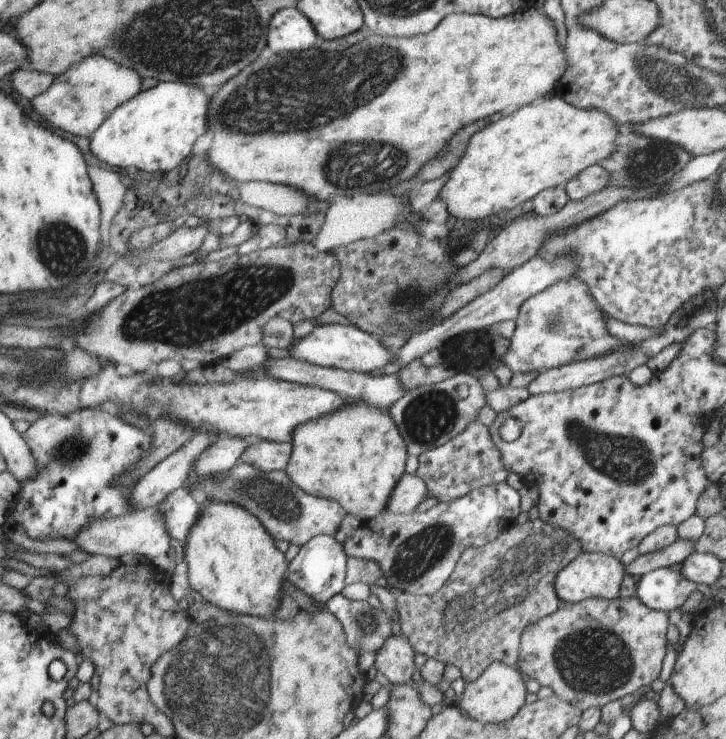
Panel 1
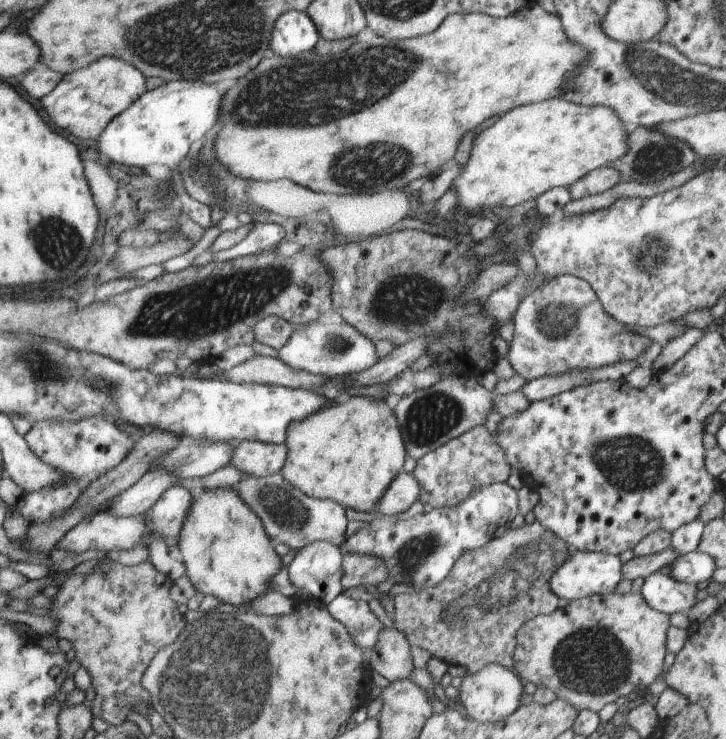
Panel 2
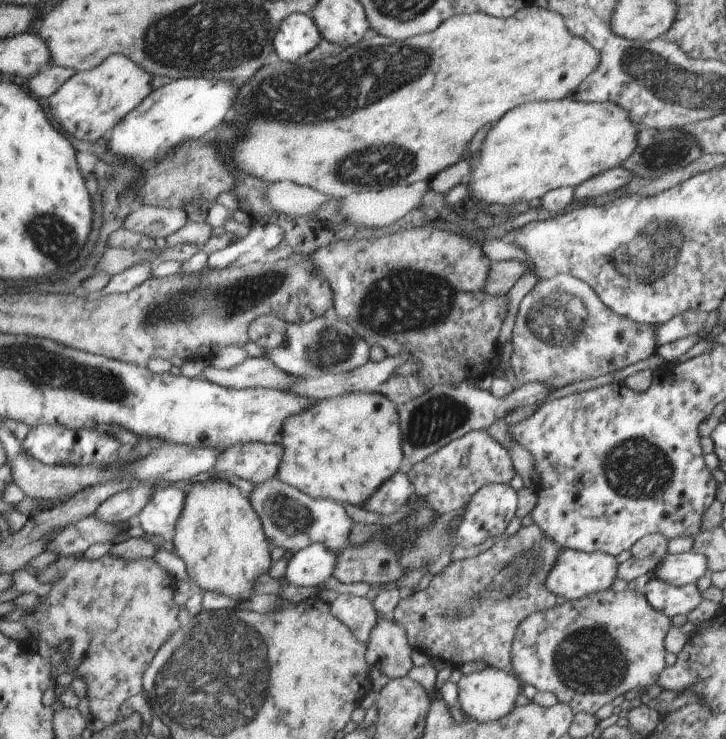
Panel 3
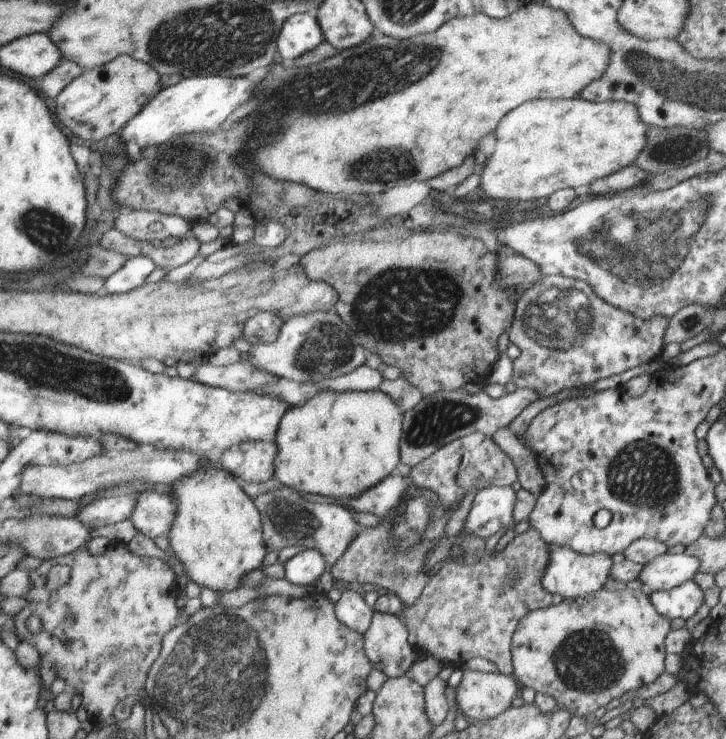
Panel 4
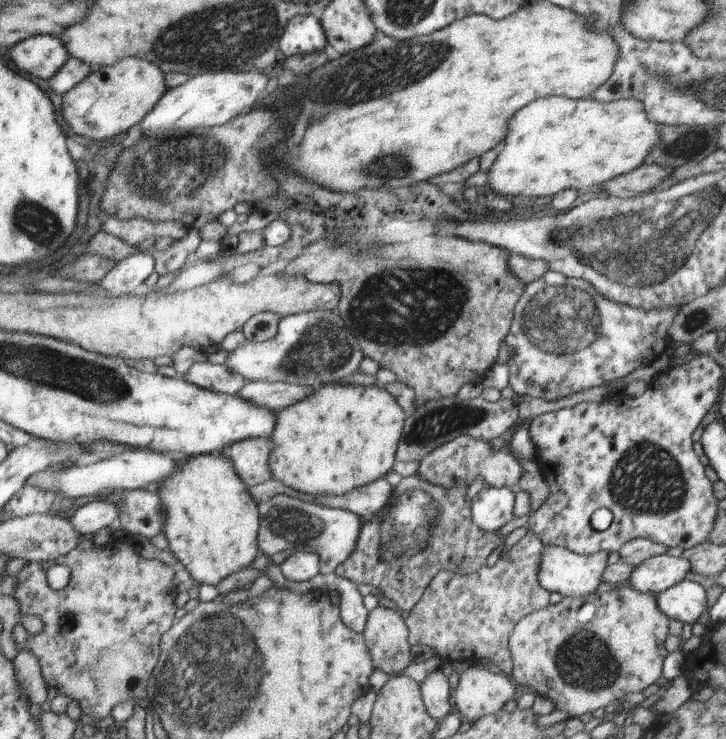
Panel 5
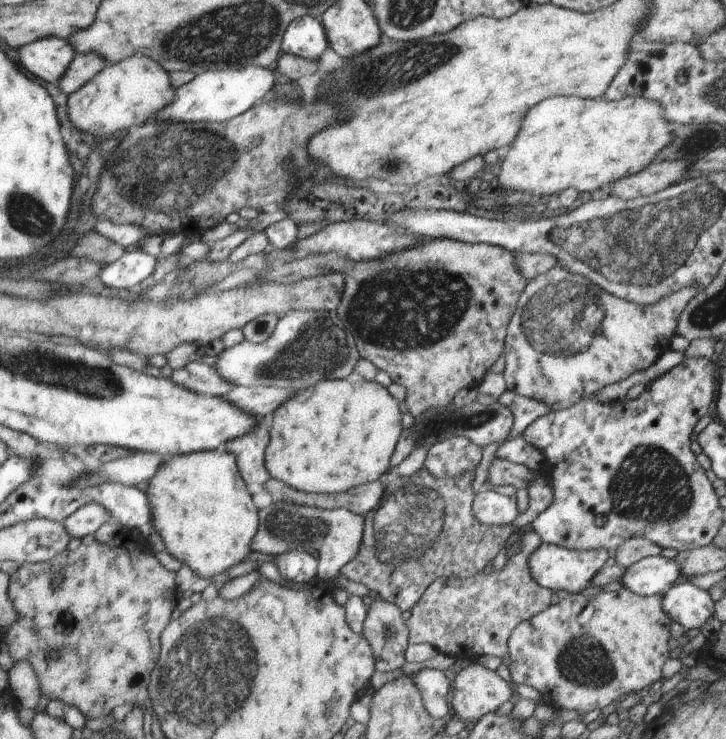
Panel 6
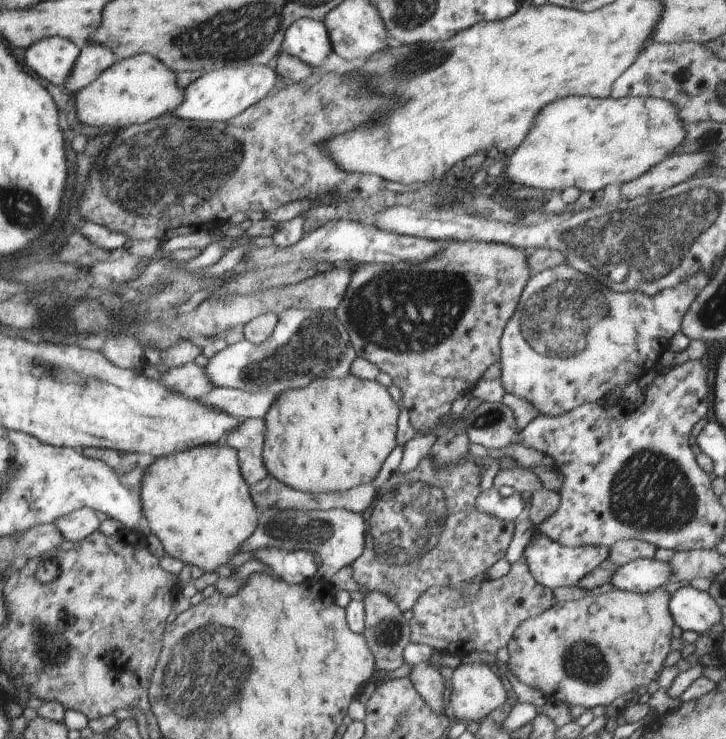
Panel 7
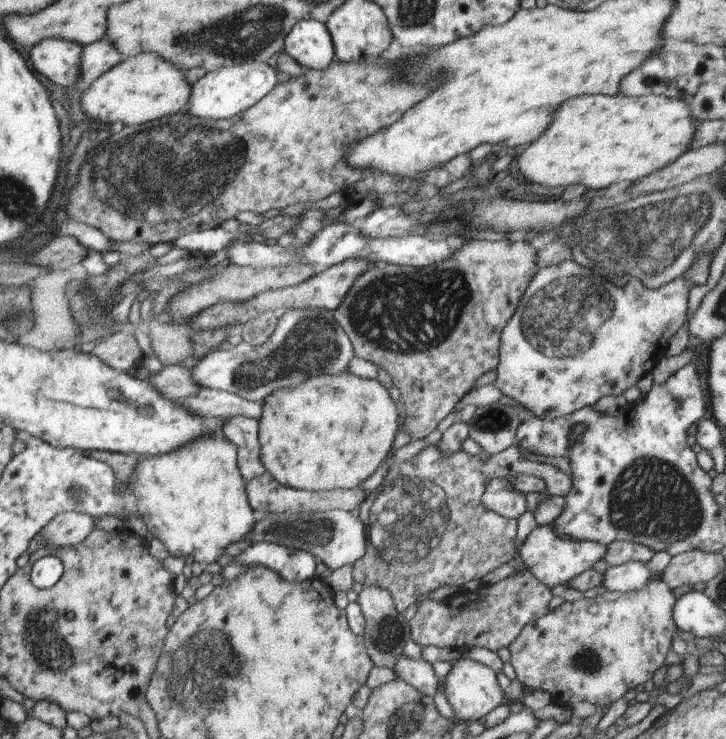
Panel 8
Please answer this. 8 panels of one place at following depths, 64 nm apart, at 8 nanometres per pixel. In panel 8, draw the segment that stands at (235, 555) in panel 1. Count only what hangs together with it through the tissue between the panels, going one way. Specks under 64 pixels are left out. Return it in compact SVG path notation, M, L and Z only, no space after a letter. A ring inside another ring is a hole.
M210 433L179 446L172 452L151 456L139 462L134 484L128 490L137 497L138 512L149 530L158 538L172 556L182 556L202 566L216 562L232 542L242 540L254 530L254 512L244 490L244 480L236 464L236 445L222 433Z

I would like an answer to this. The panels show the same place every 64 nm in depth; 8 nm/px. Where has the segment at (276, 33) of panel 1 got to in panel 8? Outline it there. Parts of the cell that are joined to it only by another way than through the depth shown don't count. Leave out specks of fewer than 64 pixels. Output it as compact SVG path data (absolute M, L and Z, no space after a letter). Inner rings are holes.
M315 19L303 20L286 36L283 50L304 70L320 70L334 60L334 38L326 24Z

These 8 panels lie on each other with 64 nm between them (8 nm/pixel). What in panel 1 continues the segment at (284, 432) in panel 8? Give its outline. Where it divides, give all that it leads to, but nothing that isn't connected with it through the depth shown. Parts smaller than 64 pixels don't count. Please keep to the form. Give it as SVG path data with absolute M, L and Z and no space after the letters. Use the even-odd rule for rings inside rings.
M348 401L337 411L299 424L284 472L304 492L332 498L350 515L368 520L387 508L391 492L405 473L407 444L402 437L388 409Z

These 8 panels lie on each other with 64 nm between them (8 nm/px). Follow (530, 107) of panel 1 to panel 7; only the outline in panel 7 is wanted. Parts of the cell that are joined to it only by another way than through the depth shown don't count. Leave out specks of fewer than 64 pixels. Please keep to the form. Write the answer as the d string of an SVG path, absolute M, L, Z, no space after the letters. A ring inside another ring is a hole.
M574 95L547 104L539 112L533 128L519 146L506 158L504 176L518 180L524 186L547 192L578 187L581 191L596 192L614 182L628 183L638 179L670 158L687 138L687 130L679 108L669 100L656 97L591 97Z

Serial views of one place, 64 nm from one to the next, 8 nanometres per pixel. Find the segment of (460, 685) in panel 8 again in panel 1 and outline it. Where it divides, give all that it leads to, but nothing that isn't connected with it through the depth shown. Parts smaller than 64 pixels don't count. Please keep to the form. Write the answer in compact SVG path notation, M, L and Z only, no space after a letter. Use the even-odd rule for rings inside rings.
M494 661L489 663L485 672L473 681L466 682L464 692L455 702L459 708L464 708L464 712L468 712L469 717L477 721L501 723L516 716L525 705L524 700L526 700L526 682L520 676L520 672L516 672L514 667Z

